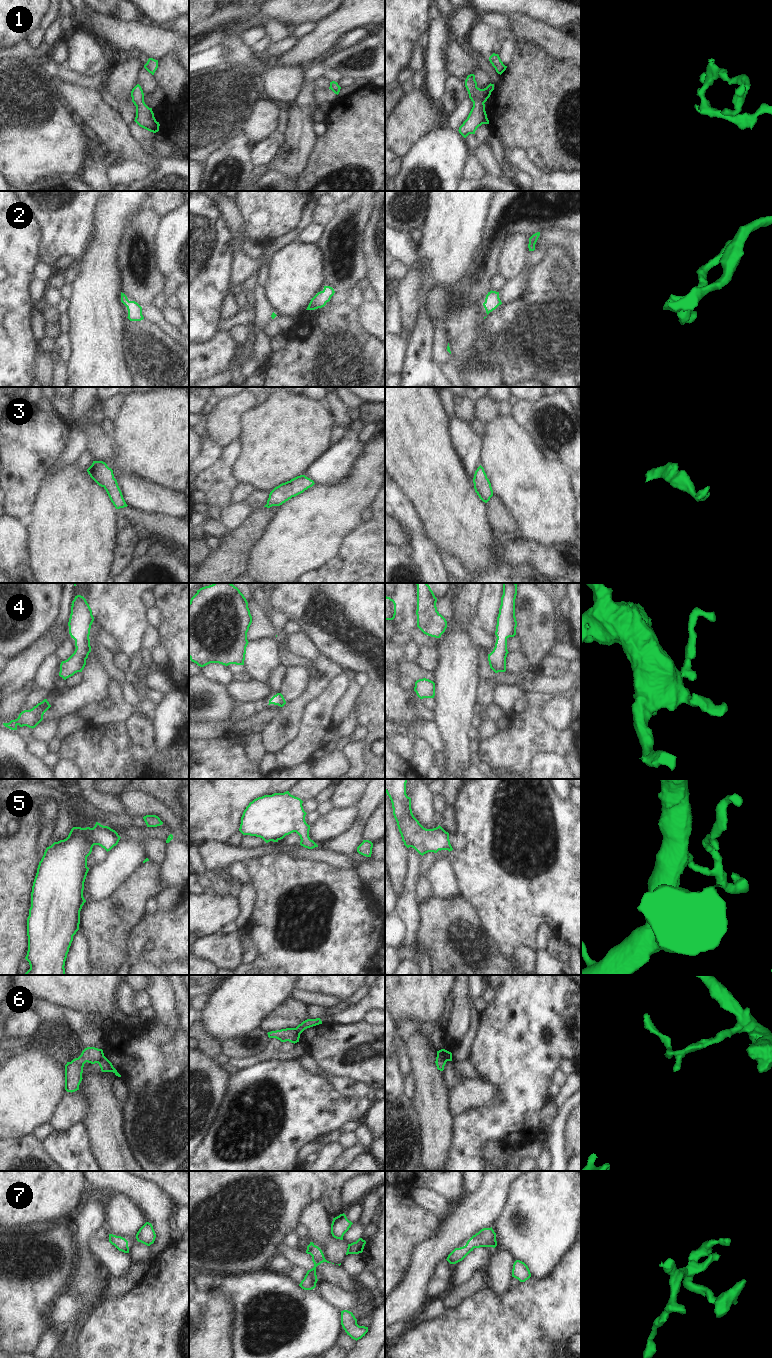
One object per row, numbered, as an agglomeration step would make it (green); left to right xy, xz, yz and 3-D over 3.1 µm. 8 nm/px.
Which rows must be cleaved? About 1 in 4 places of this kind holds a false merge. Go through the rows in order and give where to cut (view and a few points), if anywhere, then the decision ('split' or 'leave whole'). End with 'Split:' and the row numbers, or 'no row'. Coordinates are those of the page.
1: no cut | leave whole
2: no cut | leave whole
3: no cut | leave whole
4: no cut | leave whole
5: no cut | leave whole
6: yz (437, 1054), (446, 1061) | split
7: no cut | leave whole
Split: 6

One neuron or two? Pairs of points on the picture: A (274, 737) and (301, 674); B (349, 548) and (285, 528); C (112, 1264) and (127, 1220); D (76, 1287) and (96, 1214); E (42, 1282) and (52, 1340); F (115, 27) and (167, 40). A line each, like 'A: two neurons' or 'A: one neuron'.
A: two neurons
B: two neurons
C: two neurons
D: one neuron
E: two neurons
F: one neuron

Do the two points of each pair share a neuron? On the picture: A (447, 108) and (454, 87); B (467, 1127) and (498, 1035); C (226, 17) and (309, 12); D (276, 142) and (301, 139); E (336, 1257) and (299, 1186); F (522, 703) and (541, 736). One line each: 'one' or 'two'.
A: one
B: one
C: one
D: two
E: two
F: two

